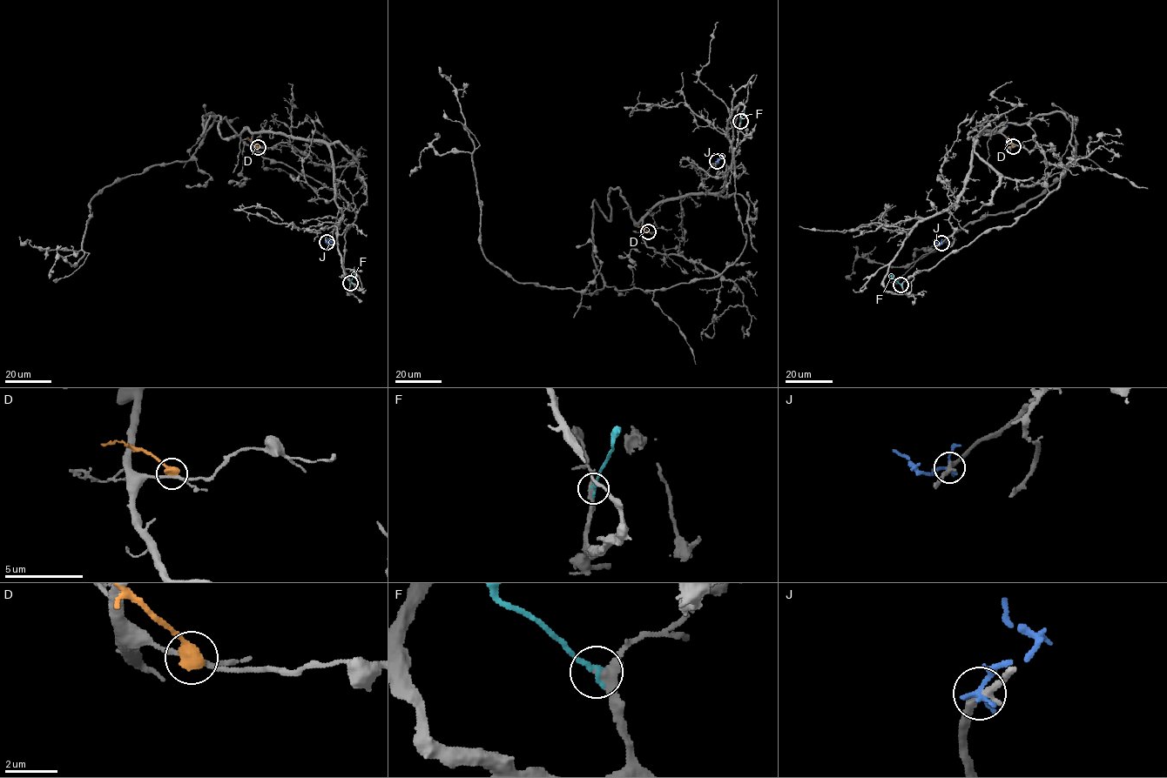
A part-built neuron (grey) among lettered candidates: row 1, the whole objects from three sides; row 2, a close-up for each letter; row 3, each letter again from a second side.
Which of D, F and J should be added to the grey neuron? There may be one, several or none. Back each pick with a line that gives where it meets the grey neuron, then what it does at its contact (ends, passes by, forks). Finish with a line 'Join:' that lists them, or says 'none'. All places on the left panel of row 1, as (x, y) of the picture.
F: contact (350, 283); it ends
Join: F

